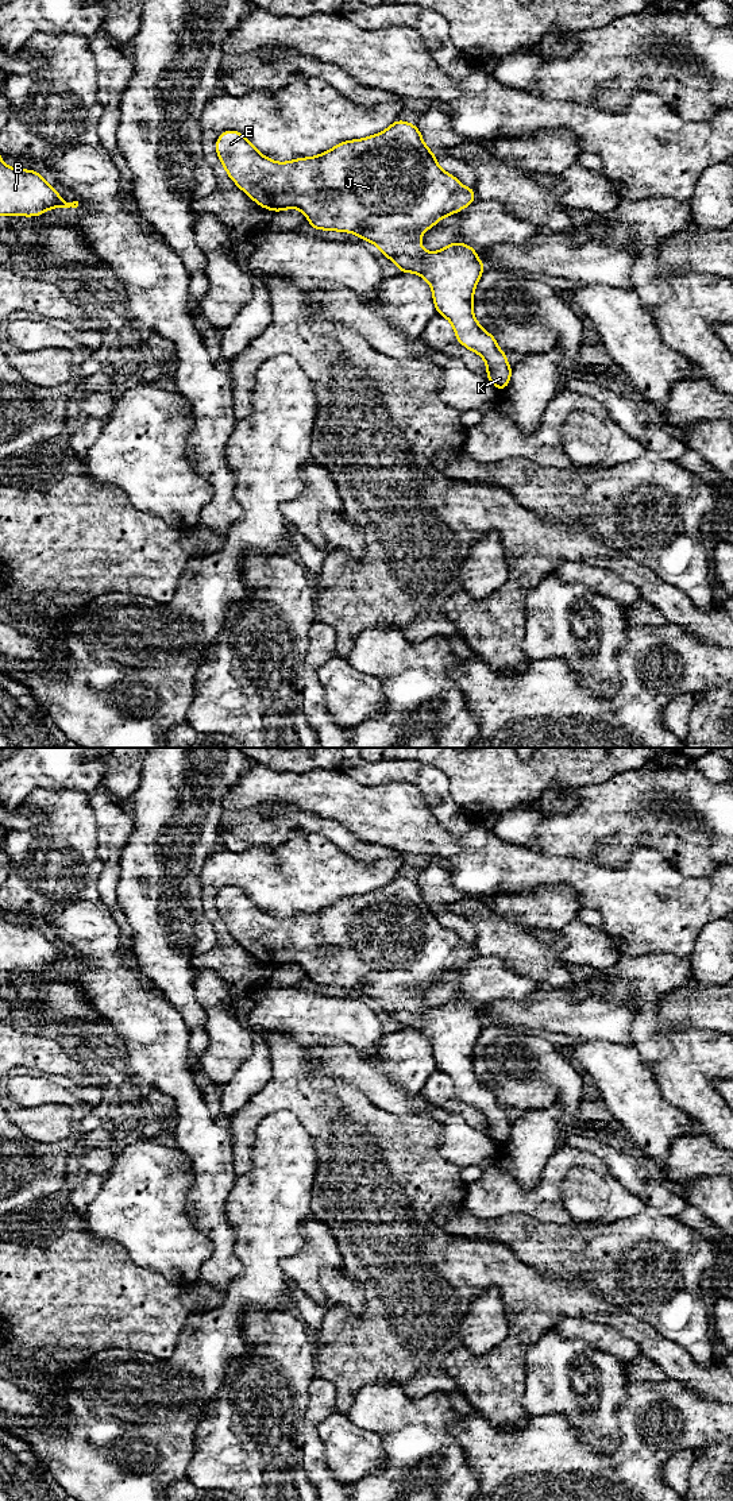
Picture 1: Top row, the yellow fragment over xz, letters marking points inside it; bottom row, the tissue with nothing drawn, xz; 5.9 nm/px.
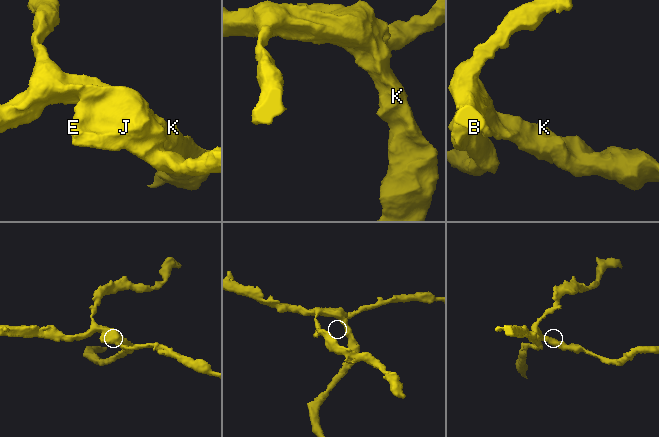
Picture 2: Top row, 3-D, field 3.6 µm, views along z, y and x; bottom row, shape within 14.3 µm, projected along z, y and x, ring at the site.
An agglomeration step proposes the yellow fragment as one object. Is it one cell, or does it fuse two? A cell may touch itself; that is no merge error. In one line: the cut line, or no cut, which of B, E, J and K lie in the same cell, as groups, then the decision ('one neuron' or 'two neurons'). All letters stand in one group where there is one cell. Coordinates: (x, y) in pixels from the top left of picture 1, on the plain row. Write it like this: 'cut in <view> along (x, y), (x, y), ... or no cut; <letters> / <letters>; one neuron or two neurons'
no cut; B E J K; one neuron

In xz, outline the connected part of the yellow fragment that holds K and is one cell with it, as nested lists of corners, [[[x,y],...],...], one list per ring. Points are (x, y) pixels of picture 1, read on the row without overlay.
[[[396,876],[385,887],[369,894],[347,896],[320,911],[297,914],[290,918],[275,918],[262,911],[252,899],[238,887],[224,887],[216,898],[216,908],[229,934],[258,961],[279,968],[297,964],[310,977],[310,985],[342,987],[356,989],[360,996],[374,999],[383,1012],[391,1015],[400,1029],[417,1029],[432,1042],[437,1070],[450,1076],[458,1097],[485,1115],[487,1135],[498,1146],[504,1146],[512,1131],[505,1108],[497,1101],[494,1092],[486,1088],[474,1073],[472,1054],[475,1042],[485,1026],[475,1004],[464,999],[450,999],[441,1007],[423,1006],[421,989],[439,976],[458,969],[475,957],[474,944],[463,942],[459,935],[445,929],[436,918],[436,911],[425,902],[417,881]]]

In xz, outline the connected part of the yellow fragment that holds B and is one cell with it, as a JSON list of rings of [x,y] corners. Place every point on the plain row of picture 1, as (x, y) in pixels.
[[[0,910],[0,971],[39,972],[51,964],[77,964],[78,957],[66,958],[57,946],[35,926],[13,925],[1,918]]]

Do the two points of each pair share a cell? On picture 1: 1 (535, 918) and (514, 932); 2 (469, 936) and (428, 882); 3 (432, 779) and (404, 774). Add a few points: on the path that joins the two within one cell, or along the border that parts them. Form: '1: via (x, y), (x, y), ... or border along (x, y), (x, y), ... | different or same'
1: border along (496, 913), (505, 918), (521, 921), (527, 926) | different
2: via (454, 922), (439, 910), (438, 896) | same
3: via (425, 778), (417, 778), (411, 774) | same

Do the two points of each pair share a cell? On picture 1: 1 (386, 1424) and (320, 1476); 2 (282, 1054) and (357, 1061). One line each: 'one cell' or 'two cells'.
1: two cells
2: two cells

